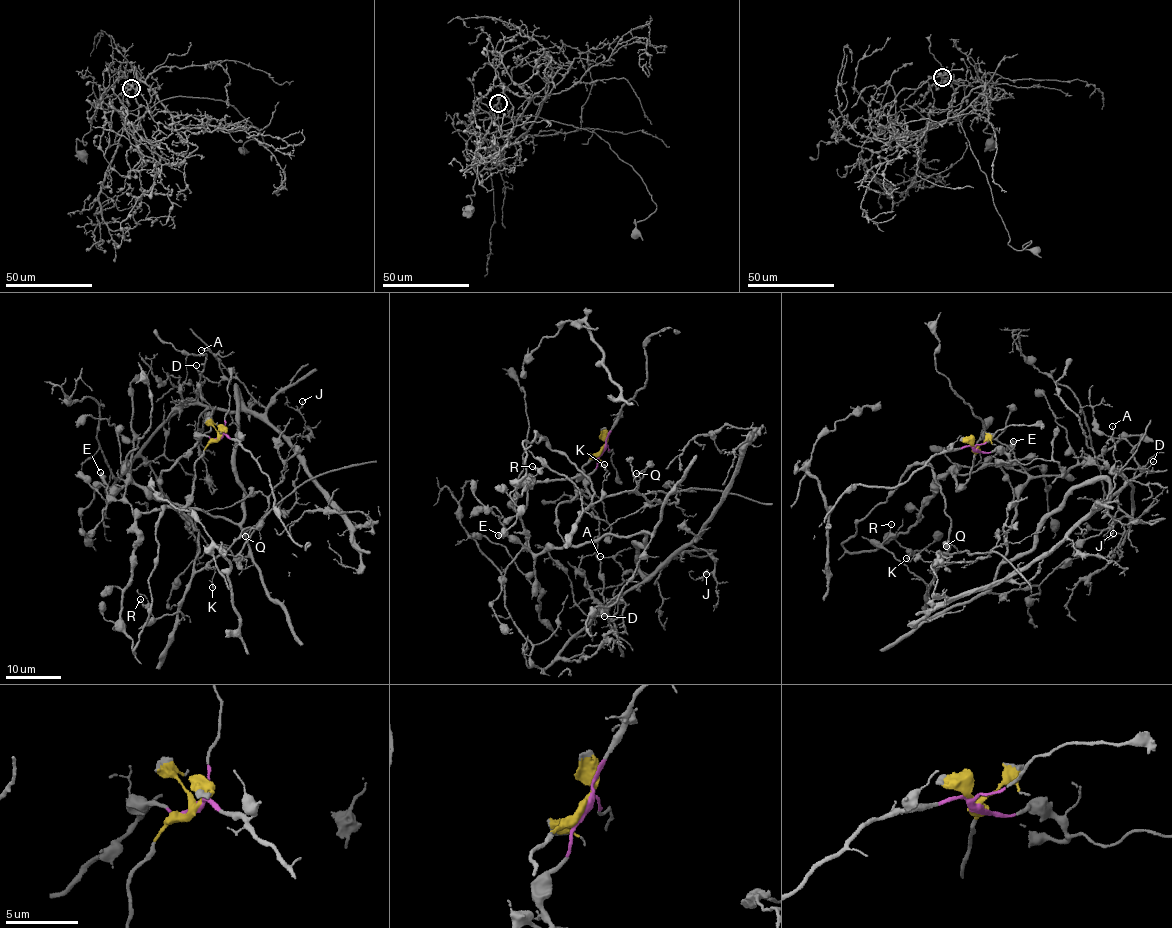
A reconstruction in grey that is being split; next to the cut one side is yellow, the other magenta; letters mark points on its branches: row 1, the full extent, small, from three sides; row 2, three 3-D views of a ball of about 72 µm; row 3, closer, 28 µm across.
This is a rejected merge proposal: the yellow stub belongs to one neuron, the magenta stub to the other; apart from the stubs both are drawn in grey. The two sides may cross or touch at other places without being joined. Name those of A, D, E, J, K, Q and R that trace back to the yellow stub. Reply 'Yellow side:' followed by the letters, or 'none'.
Yellow side: E, K, Q, R

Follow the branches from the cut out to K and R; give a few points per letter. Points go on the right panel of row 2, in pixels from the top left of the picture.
K: (975, 449), (968, 482), (947, 472), (916, 524), (872, 551), (843, 541), (926, 464), (948, 551), (906, 559)
R: (975, 449), (916, 524), (872, 551), (843, 541), (929, 465), (950, 520), (930, 585), (882, 545), (891, 523)

